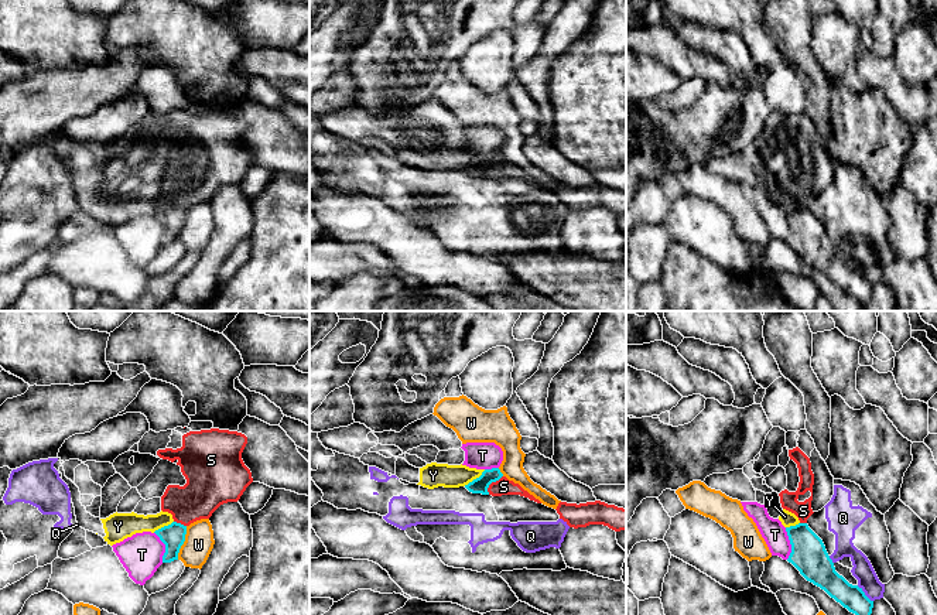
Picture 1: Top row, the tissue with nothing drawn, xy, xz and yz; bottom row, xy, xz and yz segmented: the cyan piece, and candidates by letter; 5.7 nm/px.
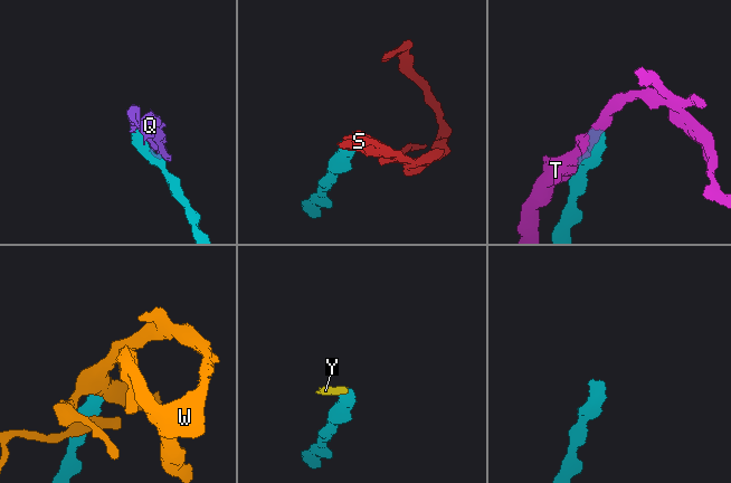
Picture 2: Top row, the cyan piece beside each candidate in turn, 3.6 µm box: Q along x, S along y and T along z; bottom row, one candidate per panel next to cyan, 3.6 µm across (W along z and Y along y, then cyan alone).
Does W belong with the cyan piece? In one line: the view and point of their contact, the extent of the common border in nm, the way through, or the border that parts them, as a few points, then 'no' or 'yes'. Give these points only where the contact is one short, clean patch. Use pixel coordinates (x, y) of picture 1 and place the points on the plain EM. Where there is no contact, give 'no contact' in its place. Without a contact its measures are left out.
xy (183, 226) | 200 nm | along xy (187, 209), (184, 226), (177, 242) | no

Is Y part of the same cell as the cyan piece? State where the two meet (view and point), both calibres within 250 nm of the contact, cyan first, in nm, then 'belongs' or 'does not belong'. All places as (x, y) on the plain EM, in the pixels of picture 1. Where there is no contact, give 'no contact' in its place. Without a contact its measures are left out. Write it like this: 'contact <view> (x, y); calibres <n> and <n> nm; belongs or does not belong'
contact xz (474, 163); calibres 90 and 140 nm; does not belong

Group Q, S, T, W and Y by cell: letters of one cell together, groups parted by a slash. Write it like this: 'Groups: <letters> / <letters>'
Groups: Q / S Y / T / W

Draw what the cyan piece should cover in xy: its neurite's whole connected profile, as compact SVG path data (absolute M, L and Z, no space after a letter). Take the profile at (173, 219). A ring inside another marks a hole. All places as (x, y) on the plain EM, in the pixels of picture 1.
M172 205L154 215L160 223L165 228L165 236L163 239L163 246L171 246L178 243L178 236L185 225L187 209Z

